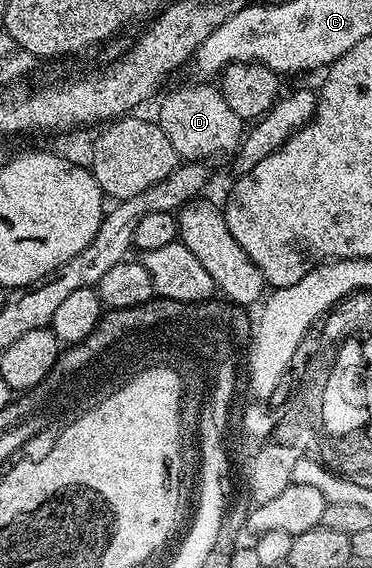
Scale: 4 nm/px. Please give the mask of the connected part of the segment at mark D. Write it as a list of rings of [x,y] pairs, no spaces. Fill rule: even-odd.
[[[202,83],[206,85],[186,85],[179,93],[170,93],[162,101],[162,106],[158,109],[158,117],[156,123],[164,131],[164,135],[168,135],[168,143],[172,143],[172,147],[177,151],[179,158],[186,161],[205,162],[206,157],[214,157],[217,153],[233,154],[241,145],[244,136],[244,123],[236,115],[236,111],[232,111],[232,107],[228,107],[228,103],[224,99],[221,88],[212,86],[210,83]]]

